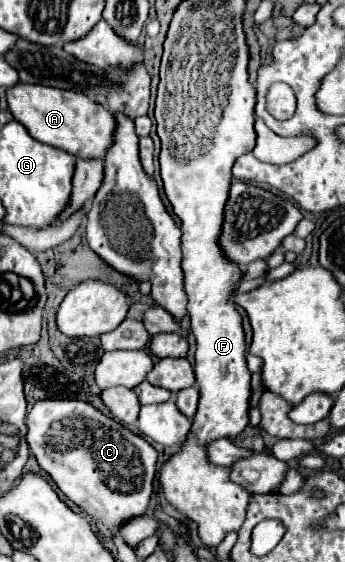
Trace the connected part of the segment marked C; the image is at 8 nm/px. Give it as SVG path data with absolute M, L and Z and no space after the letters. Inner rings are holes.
M37 400L27 414L25 438L29 450L37 458L37 464L53 478L53 482L69 500L79 504L97 520L97 528L103 536L111 538L111 528L117 528L121 522L127 522L131 516L141 516L147 510L153 492L151 478L155 478L155 448L113 418L101 414L93 404L81 400Z

